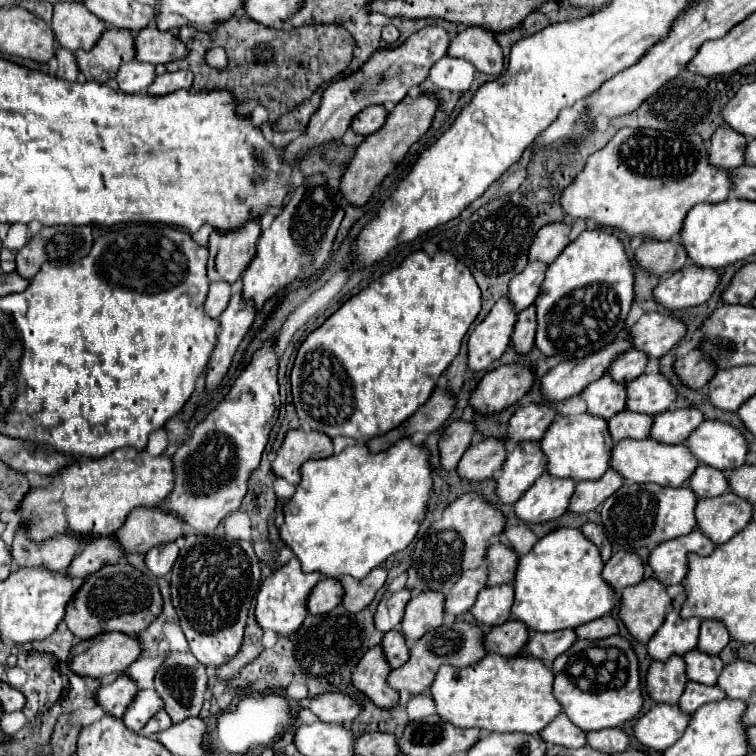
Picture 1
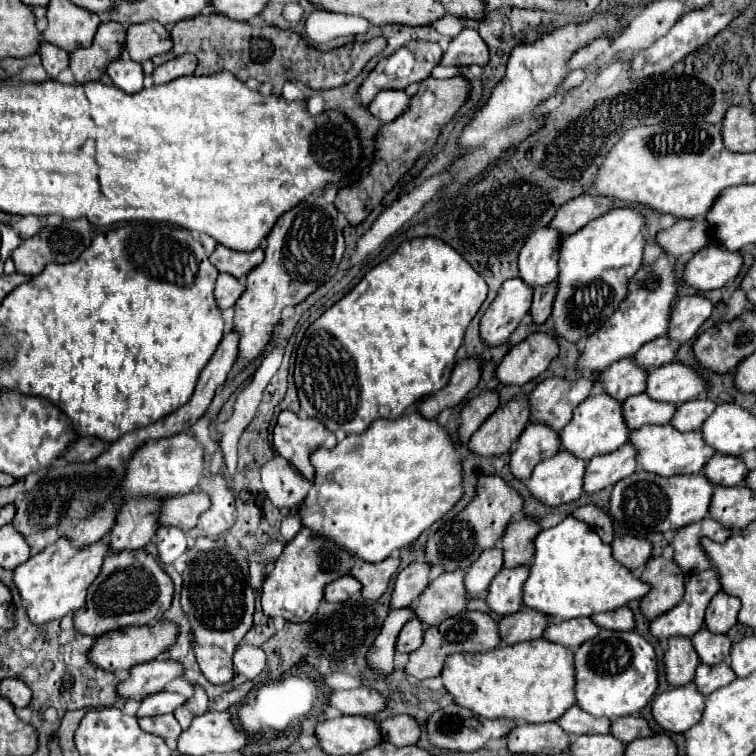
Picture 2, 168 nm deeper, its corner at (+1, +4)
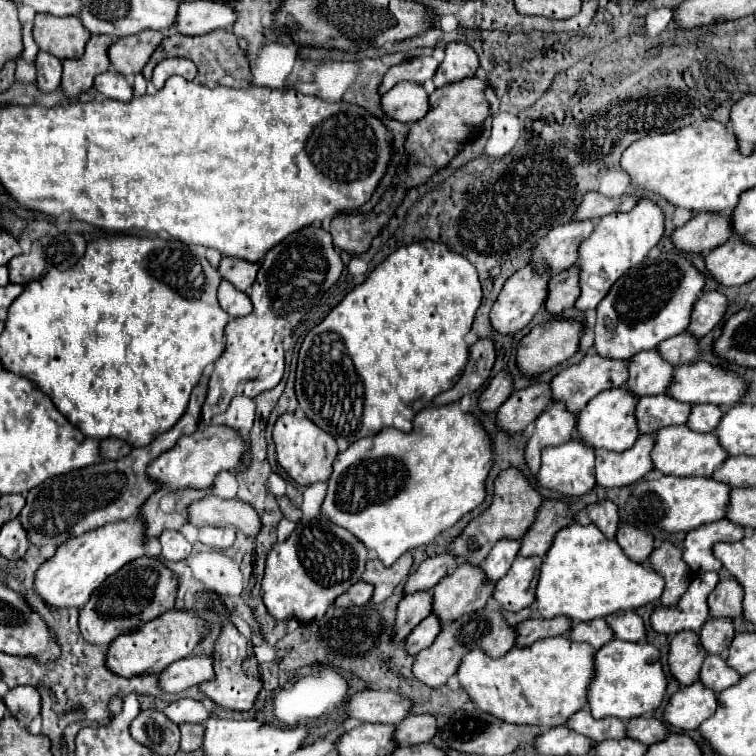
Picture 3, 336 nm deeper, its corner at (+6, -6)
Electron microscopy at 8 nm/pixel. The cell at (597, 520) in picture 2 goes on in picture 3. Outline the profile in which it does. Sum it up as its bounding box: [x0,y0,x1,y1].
[576,500,620,538]

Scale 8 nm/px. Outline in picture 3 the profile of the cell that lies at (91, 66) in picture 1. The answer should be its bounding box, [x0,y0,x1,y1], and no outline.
[62,36,112,98]

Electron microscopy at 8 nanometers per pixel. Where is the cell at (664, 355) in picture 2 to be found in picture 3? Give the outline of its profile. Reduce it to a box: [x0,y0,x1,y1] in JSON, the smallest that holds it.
[658,330,700,366]

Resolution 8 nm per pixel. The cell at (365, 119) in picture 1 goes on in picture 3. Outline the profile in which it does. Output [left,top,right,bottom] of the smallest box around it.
[382,82,428,122]

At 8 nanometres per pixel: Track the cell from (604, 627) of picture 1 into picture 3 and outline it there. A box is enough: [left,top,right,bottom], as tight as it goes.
[606,610,646,642]

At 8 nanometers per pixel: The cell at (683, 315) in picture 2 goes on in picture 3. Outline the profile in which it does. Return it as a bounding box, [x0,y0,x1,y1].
[688,292,728,336]

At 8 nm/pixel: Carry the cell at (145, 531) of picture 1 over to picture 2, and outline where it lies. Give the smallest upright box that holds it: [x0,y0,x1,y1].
[159,492,209,532]

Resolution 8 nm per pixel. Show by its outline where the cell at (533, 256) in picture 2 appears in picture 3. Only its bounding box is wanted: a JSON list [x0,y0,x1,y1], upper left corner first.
[532,220,594,274]

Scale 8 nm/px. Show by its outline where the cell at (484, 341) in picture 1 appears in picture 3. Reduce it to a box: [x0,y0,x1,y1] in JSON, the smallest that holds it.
[490,264,550,334]

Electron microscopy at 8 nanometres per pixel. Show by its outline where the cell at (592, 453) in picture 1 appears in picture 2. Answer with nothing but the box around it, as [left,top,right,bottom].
[559,394,629,462]

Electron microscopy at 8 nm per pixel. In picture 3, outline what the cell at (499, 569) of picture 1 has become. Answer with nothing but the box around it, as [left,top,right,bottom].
[522,500,574,556]

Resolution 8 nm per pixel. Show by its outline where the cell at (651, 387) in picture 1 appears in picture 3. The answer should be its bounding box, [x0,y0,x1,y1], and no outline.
[666,360,748,408]

